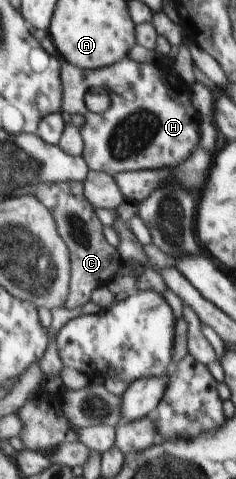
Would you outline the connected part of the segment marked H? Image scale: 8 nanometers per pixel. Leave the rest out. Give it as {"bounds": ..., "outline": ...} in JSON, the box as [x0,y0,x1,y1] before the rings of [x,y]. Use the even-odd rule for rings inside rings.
{"bounds":[60,59,200,174],"outline":[[[61,59],[60,83],[62,83],[62,110],[65,117],[82,115],[86,122],[80,129],[84,151],[82,159],[86,161],[89,170],[115,174],[152,169],[174,169],[182,161],[186,161],[192,151],[200,144],[199,116],[191,105],[191,91],[181,80],[174,69],[160,69],[154,64],[122,59],[109,67],[101,69],[81,69]],[[106,89],[110,97],[110,107],[104,113],[92,113],[84,105],[86,91]]]}

